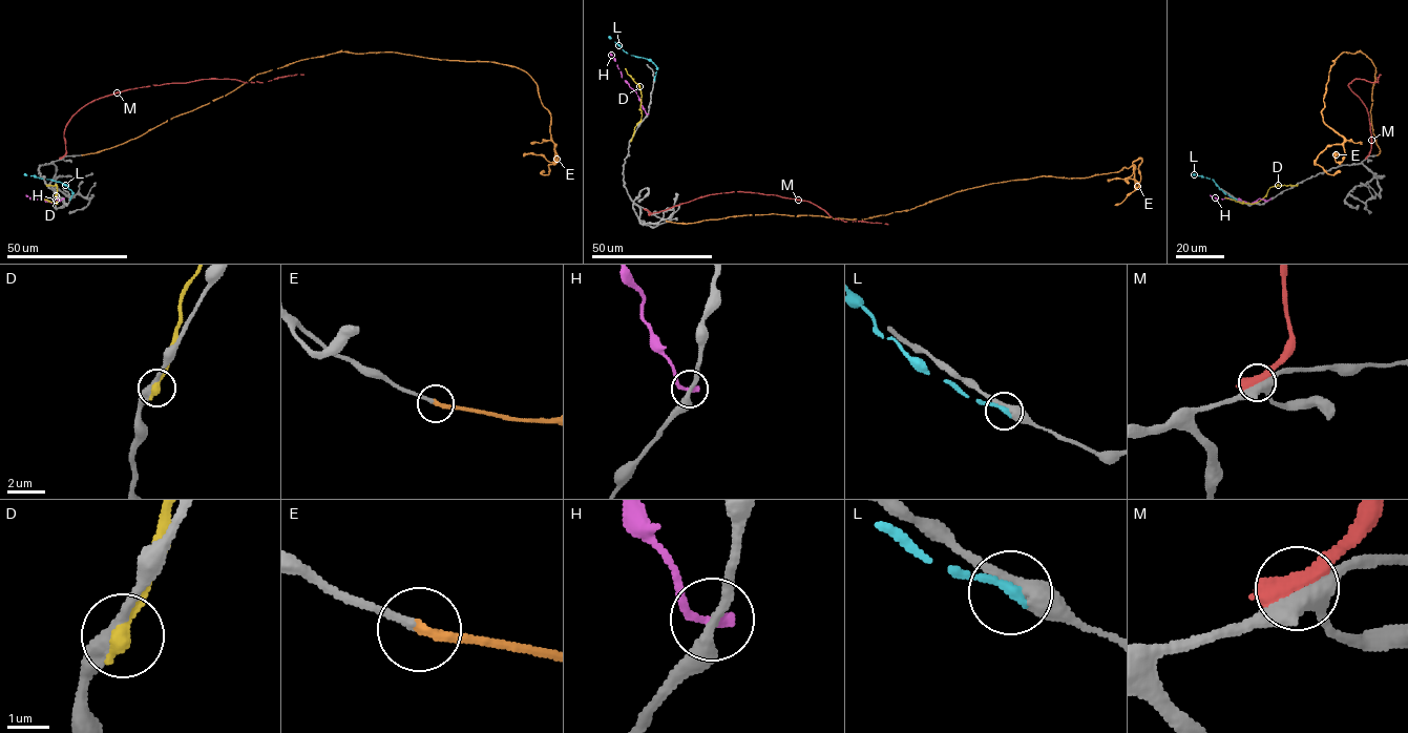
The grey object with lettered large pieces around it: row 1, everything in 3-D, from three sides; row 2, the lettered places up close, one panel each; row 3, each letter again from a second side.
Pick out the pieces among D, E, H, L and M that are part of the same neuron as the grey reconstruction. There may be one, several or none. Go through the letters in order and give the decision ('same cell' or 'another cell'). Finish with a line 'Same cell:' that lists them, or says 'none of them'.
D: another cell
E: same cell
H: another cell
L: another cell
M: another cell
Same cell: E

